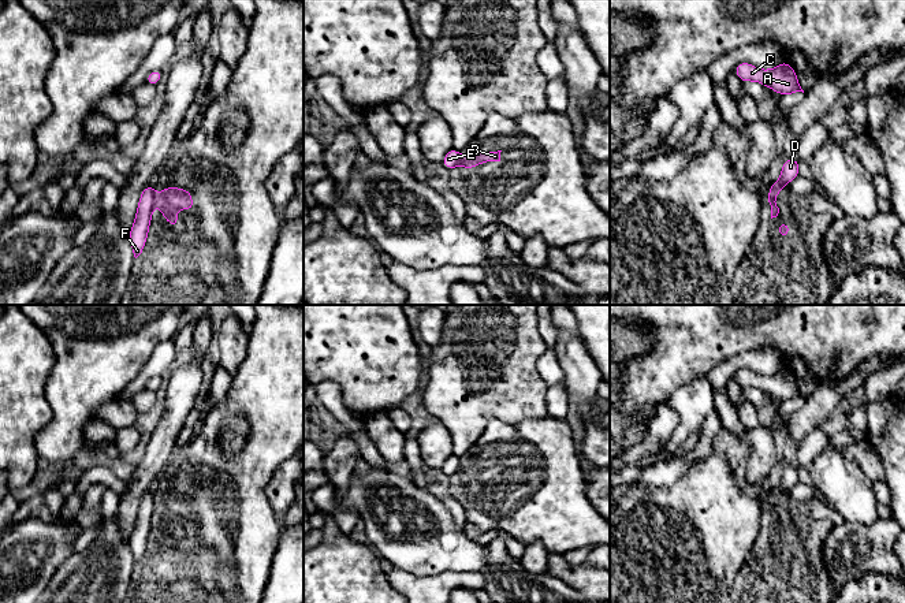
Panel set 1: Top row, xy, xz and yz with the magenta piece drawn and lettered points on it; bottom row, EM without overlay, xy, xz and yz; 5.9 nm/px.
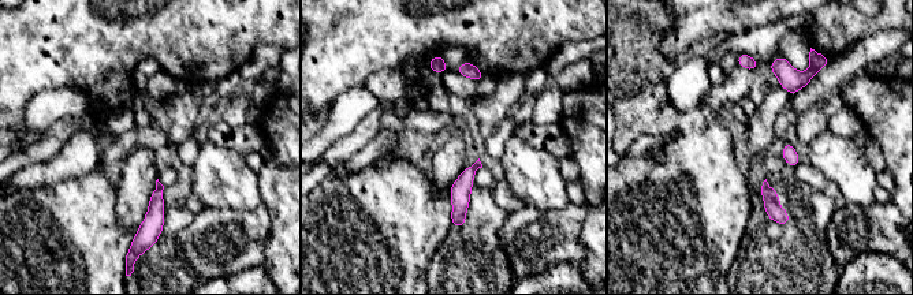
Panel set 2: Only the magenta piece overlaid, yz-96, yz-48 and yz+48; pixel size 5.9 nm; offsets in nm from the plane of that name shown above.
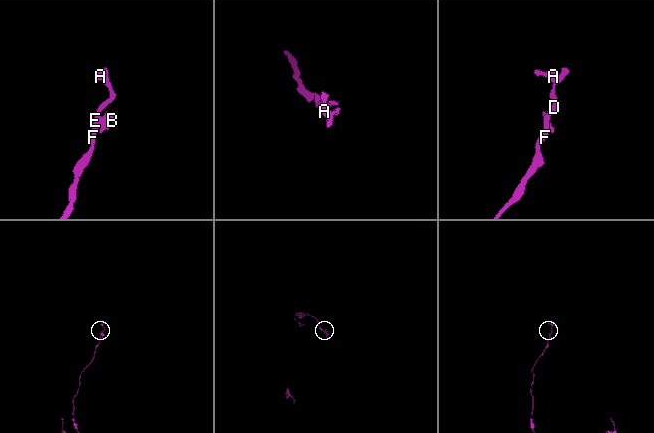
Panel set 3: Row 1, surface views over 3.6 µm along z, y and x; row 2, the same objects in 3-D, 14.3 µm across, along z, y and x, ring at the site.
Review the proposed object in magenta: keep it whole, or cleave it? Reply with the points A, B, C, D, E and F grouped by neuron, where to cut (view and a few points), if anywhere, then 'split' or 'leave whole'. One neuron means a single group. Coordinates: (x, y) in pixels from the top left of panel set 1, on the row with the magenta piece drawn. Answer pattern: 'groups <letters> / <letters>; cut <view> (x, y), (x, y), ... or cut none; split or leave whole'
groups A C D E F / B; cut yz (767, 197), (775, 205); split

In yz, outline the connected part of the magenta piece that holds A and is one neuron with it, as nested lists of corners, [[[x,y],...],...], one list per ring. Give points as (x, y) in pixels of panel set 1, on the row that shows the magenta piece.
[[[785,60],[771,70],[761,70],[746,62],[742,62],[735,66],[734,72],[741,82],[760,82],[781,96],[793,94],[797,92],[804,93],[793,67]]]

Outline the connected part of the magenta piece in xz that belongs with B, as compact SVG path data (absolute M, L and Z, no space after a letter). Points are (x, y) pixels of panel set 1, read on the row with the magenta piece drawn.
M480 149L474 150L466 156L461 157L461 164L466 170L472 170L474 165L481 164L481 163L489 163L489 161L500 161L500 152L489 152L489 153L483 153Z

